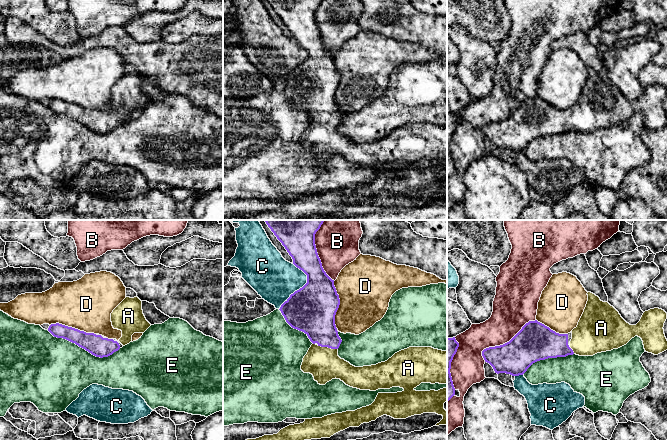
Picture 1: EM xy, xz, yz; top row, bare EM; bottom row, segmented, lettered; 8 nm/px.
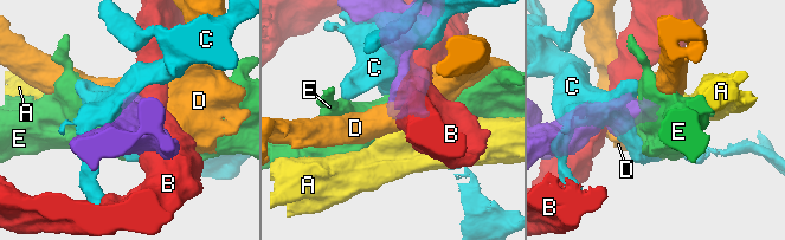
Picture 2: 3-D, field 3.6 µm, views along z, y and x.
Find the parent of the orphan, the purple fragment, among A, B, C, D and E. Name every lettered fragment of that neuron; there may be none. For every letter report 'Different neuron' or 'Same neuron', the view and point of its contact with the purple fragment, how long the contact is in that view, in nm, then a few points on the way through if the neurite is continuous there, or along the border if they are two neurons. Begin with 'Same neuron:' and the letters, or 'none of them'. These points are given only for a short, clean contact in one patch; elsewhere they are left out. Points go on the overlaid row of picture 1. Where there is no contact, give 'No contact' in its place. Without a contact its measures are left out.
Same neuron: A
A: Same neuron. Touches purple at xz (327, 346). Shared border 170 nm. Path across: xz (316, 317), (327, 338), (327, 346), (323, 363)
B: Different neuron. Touches purple at yz (503, 344). Shared border 550 nm
C: Different neuron. Touches purple at xz (302, 287). Shared border 400 nm
D: Different neuron. Touches purple at xz (339, 304). Shared border 380 nm
E: Different neuron. Touches purple at xy (84, 348). Shared border 600 nm

